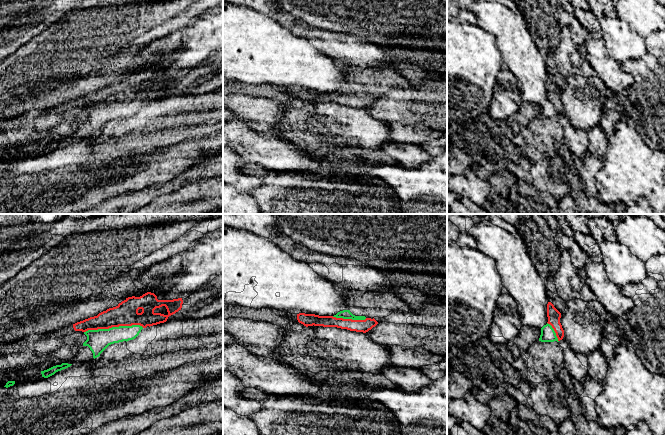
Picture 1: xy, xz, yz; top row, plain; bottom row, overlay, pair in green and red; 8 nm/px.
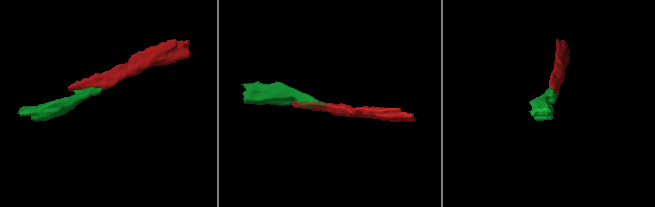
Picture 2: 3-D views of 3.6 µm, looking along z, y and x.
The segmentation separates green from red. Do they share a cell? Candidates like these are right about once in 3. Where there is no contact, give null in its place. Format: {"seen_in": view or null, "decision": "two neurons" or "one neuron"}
{"seen_in": "xy", "decision": "one neuron"}

